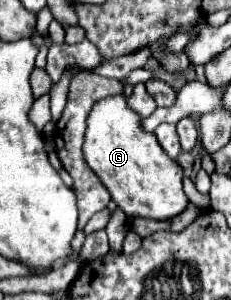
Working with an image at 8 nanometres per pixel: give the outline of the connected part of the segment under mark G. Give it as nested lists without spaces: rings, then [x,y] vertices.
[[[125,95],[105,97],[93,105],[87,117],[83,153],[127,217],[171,219],[187,209],[189,199],[181,189],[183,169],[161,149],[157,137],[143,129],[141,117],[129,109]]]

